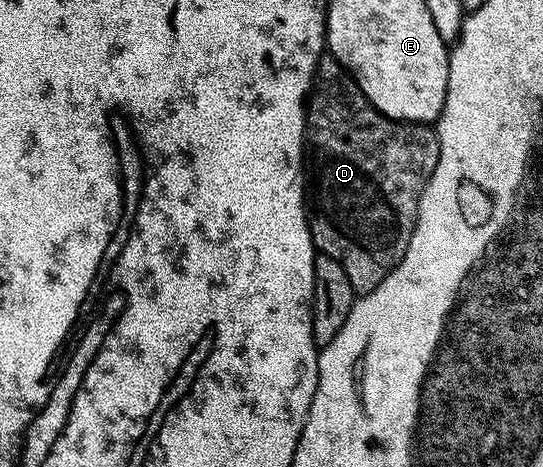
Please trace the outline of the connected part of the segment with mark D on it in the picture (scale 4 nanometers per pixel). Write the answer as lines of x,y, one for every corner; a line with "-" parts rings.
324,55
319,58
319,68
315,71
313,82
314,92
310,94
305,106
307,115
307,132
305,134
305,204
307,207
307,226
311,232
311,241
319,253
329,255
329,259
337,259
341,267
345,267
345,275
349,275
349,283
353,283
356,294
362,295
373,291
399,265
409,247
409,239
415,230
417,215
419,214
419,200
433,175
439,162
439,134
430,124
412,123
410,121
394,121
381,115
371,106
369,99
365,99
351,74
339,64
336,57

